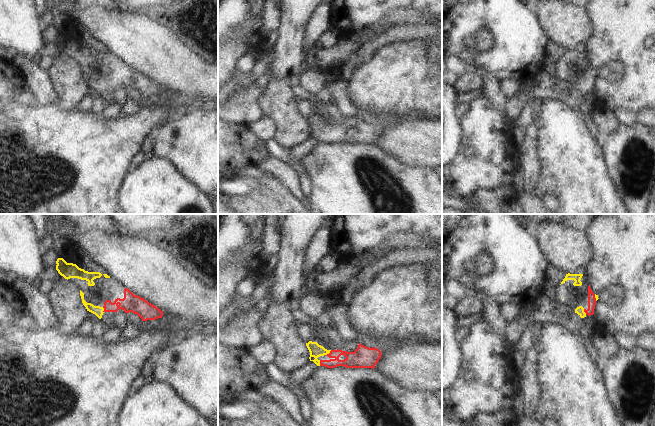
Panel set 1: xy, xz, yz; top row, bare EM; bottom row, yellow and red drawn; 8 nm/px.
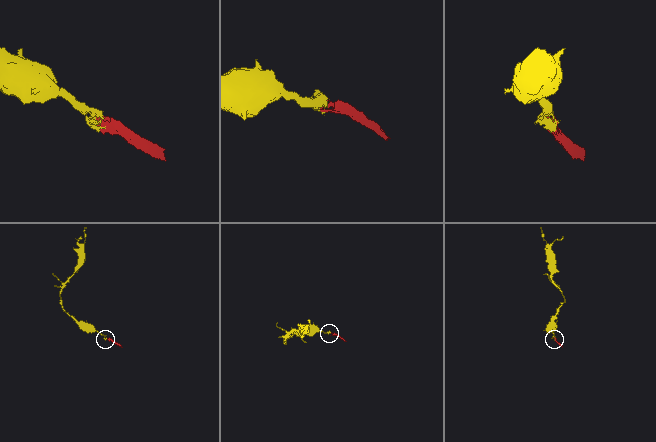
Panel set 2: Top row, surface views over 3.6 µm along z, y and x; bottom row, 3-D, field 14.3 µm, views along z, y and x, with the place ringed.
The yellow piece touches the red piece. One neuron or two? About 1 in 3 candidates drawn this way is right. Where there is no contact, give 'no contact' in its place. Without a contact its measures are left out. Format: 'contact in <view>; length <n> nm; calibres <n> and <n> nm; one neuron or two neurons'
contact in xz; length 60 nm; calibres 110 and 140 nm; one neuron

